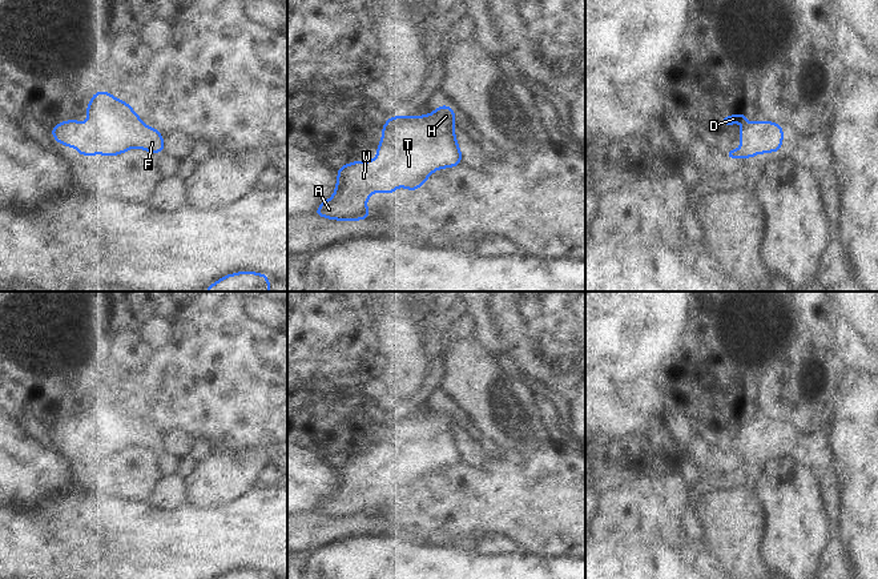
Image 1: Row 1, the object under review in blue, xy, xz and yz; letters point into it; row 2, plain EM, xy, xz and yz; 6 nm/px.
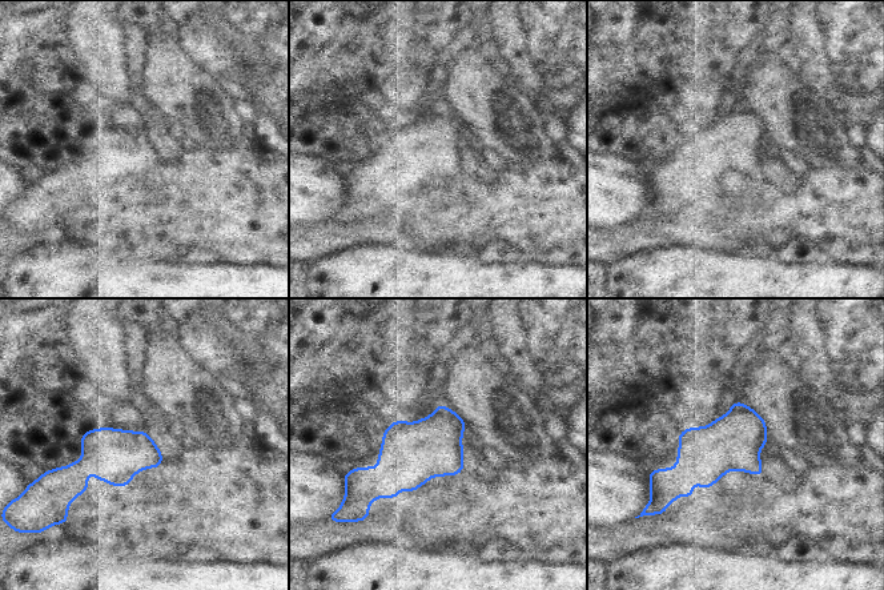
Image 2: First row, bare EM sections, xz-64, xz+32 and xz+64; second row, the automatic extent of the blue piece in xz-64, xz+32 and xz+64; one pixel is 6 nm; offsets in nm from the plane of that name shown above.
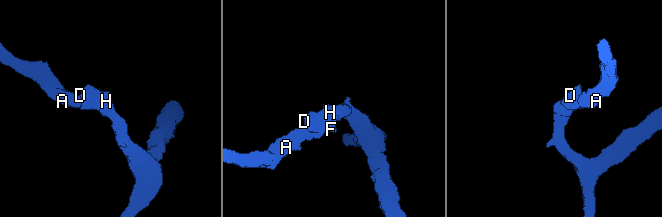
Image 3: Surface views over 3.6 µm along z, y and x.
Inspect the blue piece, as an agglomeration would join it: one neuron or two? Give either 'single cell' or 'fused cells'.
single cell

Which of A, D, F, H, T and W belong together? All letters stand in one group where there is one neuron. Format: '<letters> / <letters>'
A D F H T W

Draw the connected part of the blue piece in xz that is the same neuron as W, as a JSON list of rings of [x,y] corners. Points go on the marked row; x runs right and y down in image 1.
[[[448,105],[436,106],[435,113],[426,116],[390,117],[383,125],[382,140],[376,150],[375,161],[353,161],[338,168],[338,181],[334,196],[319,205],[314,216],[331,220],[366,220],[370,210],[366,208],[367,198],[376,190],[392,193],[398,190],[398,182],[410,190],[419,189],[434,170],[452,168],[462,161],[462,152],[458,146],[454,132],[455,110]]]

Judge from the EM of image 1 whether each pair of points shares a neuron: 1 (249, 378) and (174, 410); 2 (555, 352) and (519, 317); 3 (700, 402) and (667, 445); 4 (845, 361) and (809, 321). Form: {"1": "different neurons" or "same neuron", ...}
{"1": "same neuron", "2": "same neuron", "3": "same neuron", "4": "different neurons"}

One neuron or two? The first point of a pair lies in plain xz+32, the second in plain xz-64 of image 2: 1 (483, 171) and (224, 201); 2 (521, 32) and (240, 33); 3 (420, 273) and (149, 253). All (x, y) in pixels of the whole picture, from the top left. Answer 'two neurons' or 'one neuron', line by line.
1: two neurons
2: one neuron
3: two neurons

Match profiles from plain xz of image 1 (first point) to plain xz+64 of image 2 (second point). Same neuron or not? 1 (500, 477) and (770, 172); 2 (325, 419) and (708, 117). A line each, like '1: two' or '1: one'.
1: two
2: two

